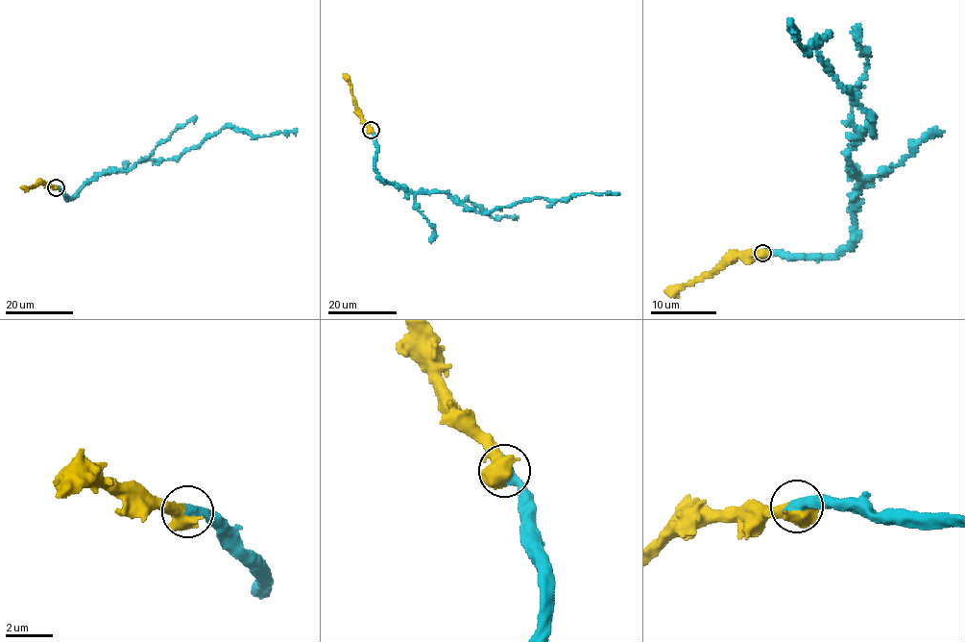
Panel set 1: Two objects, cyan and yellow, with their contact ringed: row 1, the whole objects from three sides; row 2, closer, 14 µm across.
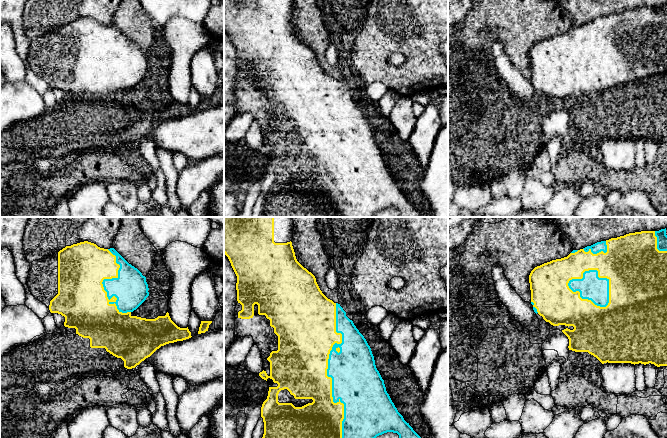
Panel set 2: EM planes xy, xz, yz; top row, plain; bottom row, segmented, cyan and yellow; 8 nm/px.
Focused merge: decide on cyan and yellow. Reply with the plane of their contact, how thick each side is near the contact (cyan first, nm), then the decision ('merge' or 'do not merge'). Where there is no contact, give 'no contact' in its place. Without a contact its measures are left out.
xz | 380/440 nm | merge

